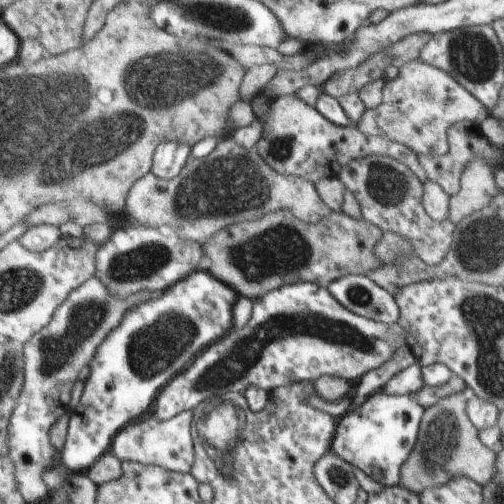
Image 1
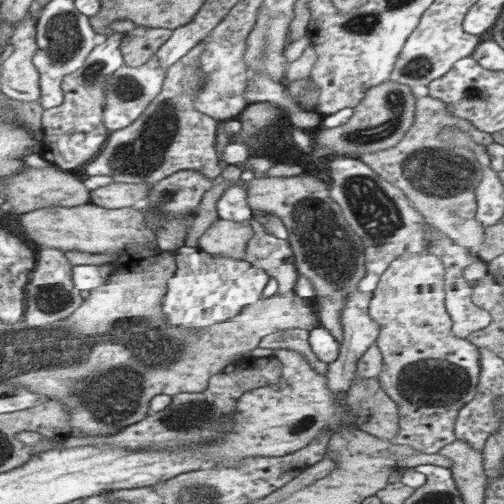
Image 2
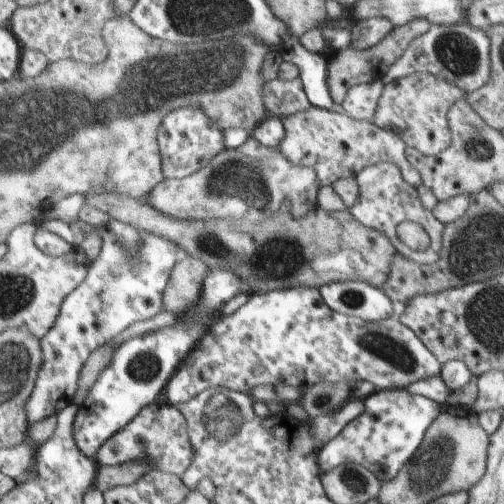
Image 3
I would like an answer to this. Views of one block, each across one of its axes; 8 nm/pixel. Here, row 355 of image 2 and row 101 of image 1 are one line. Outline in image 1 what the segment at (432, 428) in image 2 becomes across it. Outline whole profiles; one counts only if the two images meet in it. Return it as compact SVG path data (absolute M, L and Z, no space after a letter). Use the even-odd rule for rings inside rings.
M409 62L397 68L399 74L385 82L383 102L373 110L365 110L355 124L363 134L399 142L417 156L445 156L449 152L449 128L453 124L465 120L479 124L487 116L487 108L443 70L423 62Z

